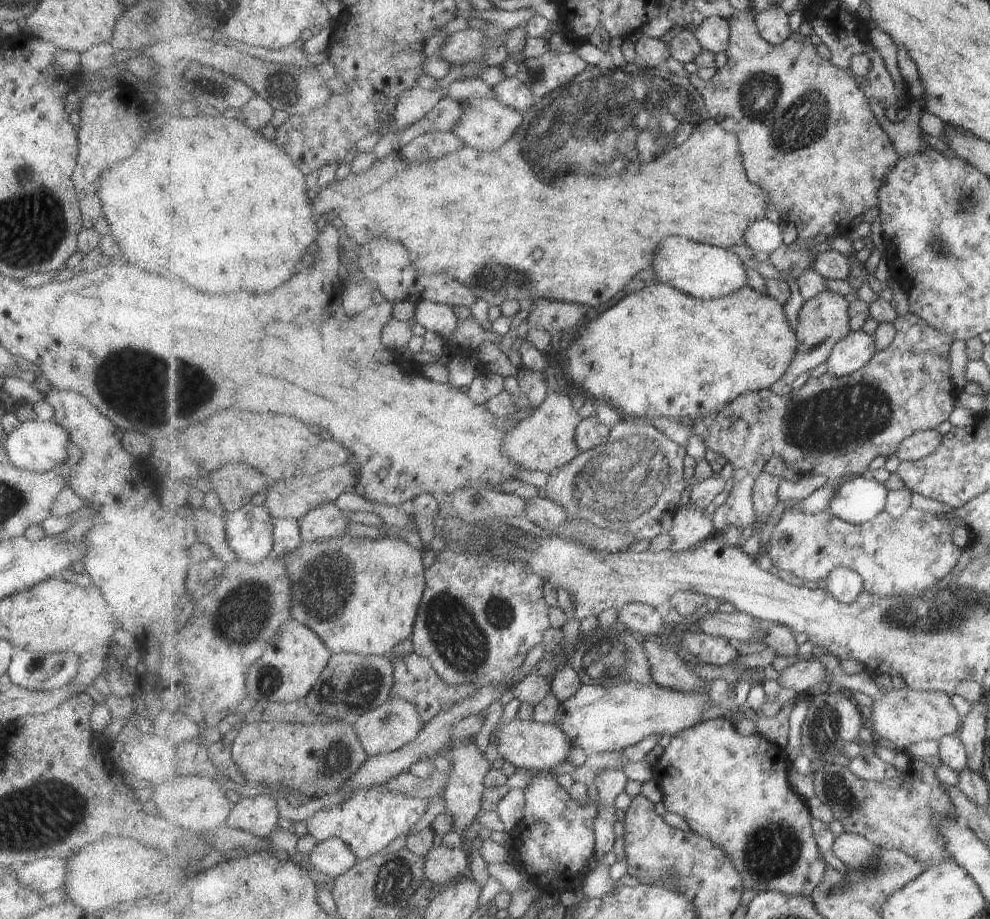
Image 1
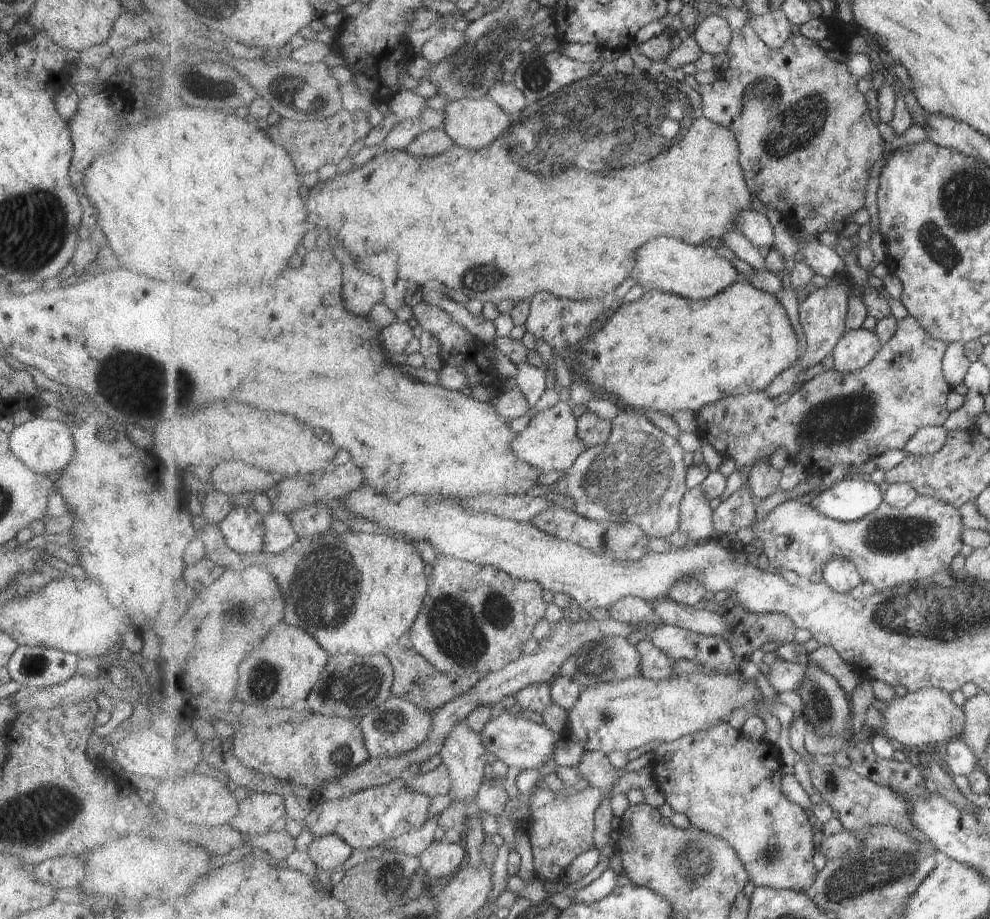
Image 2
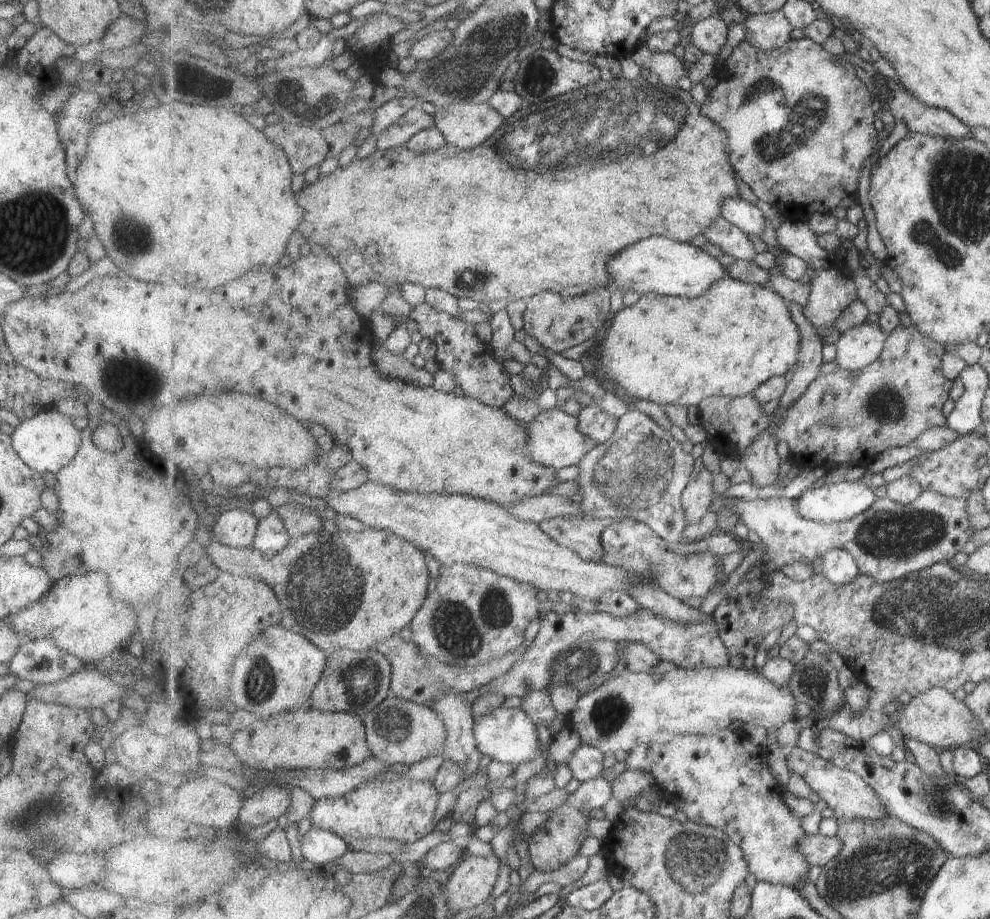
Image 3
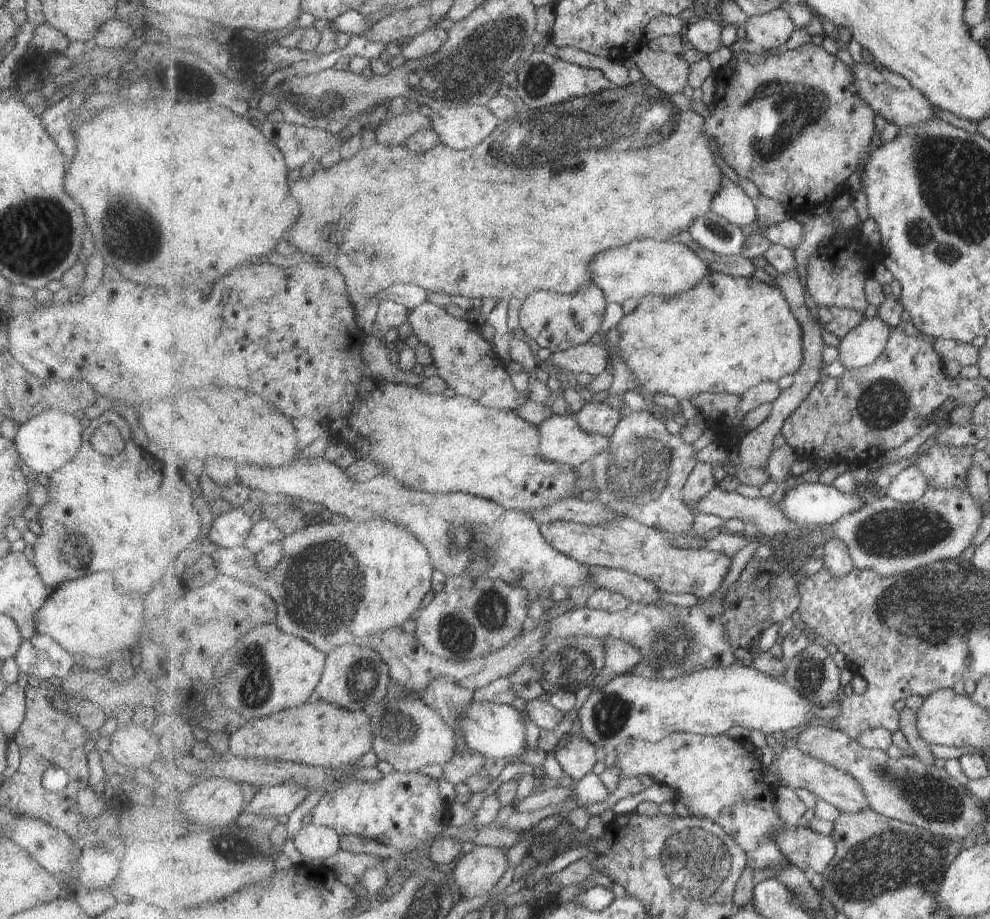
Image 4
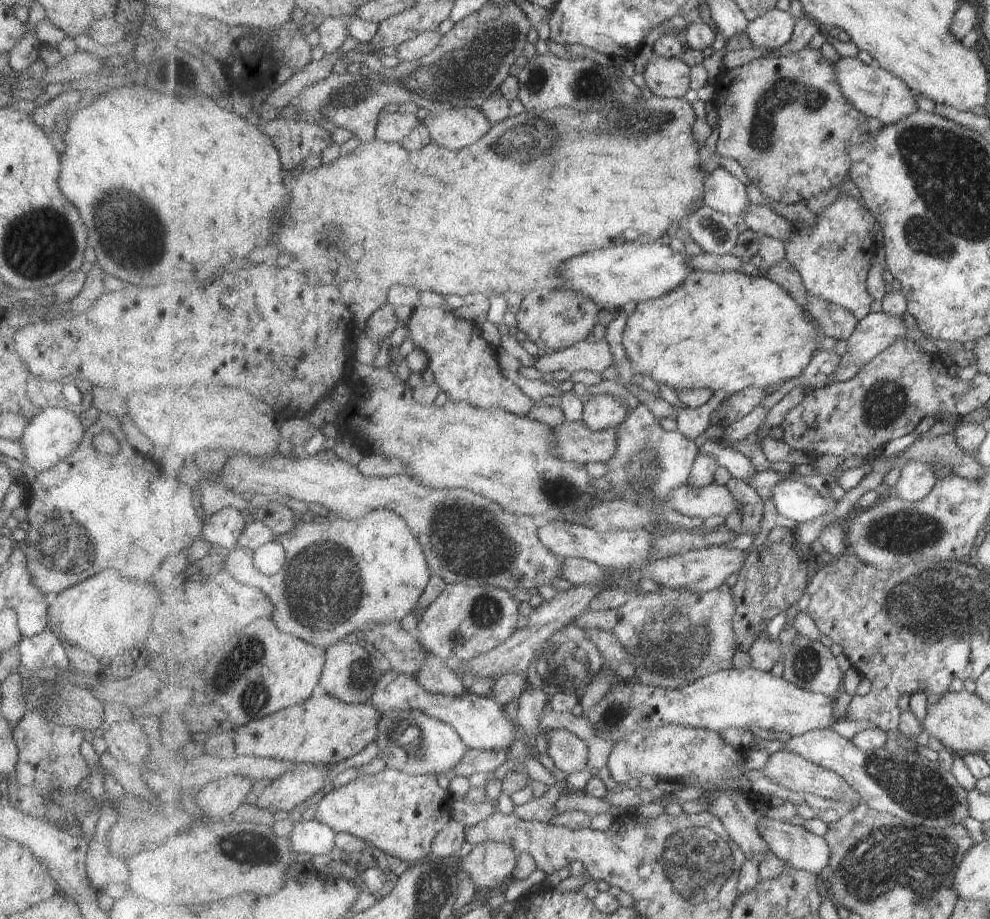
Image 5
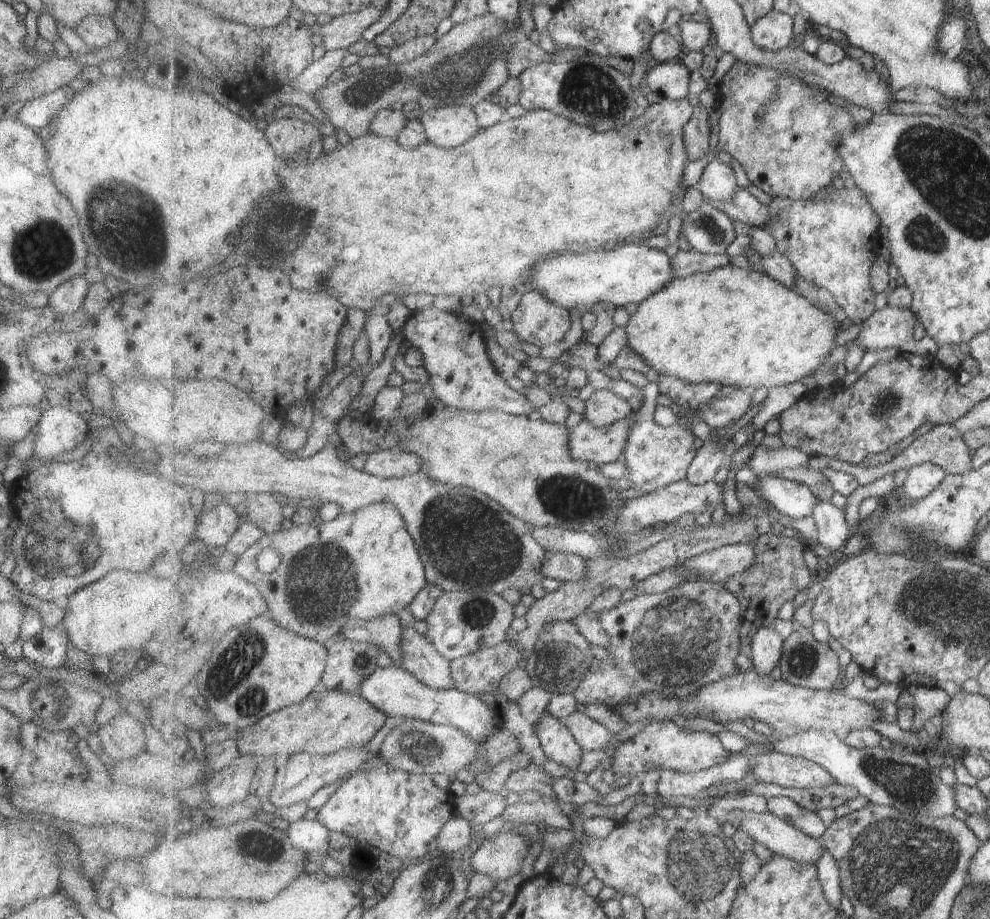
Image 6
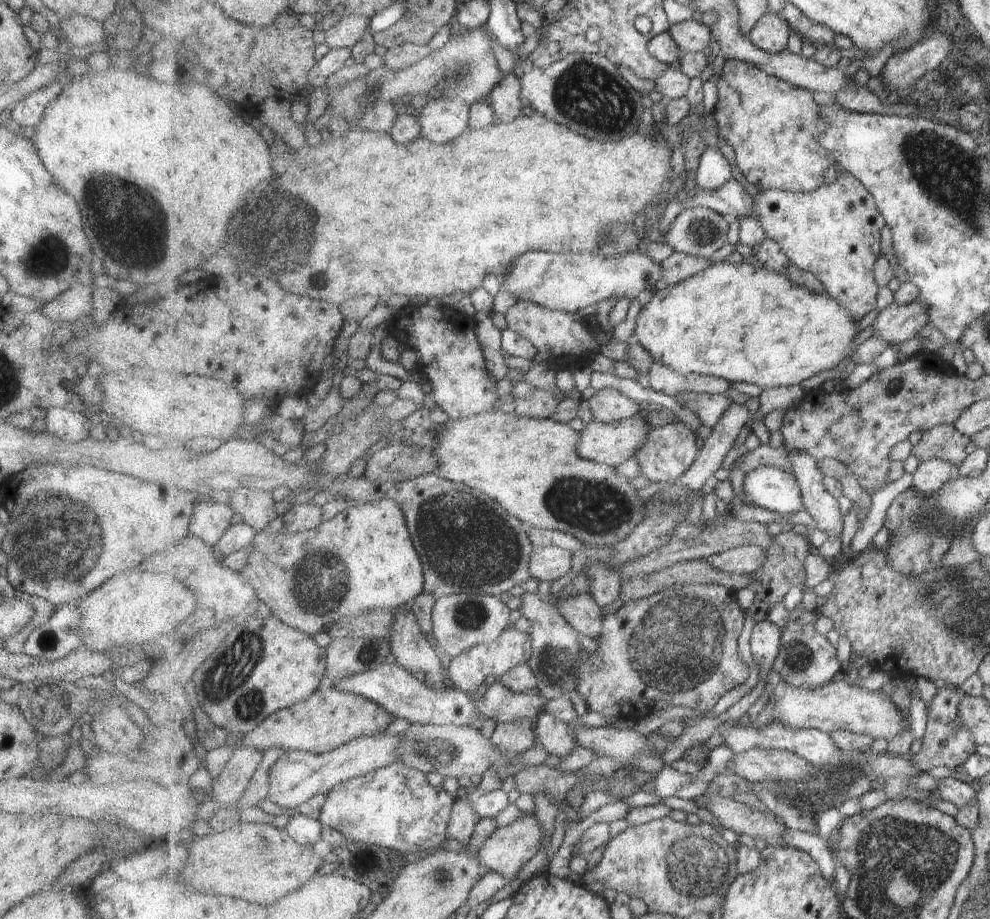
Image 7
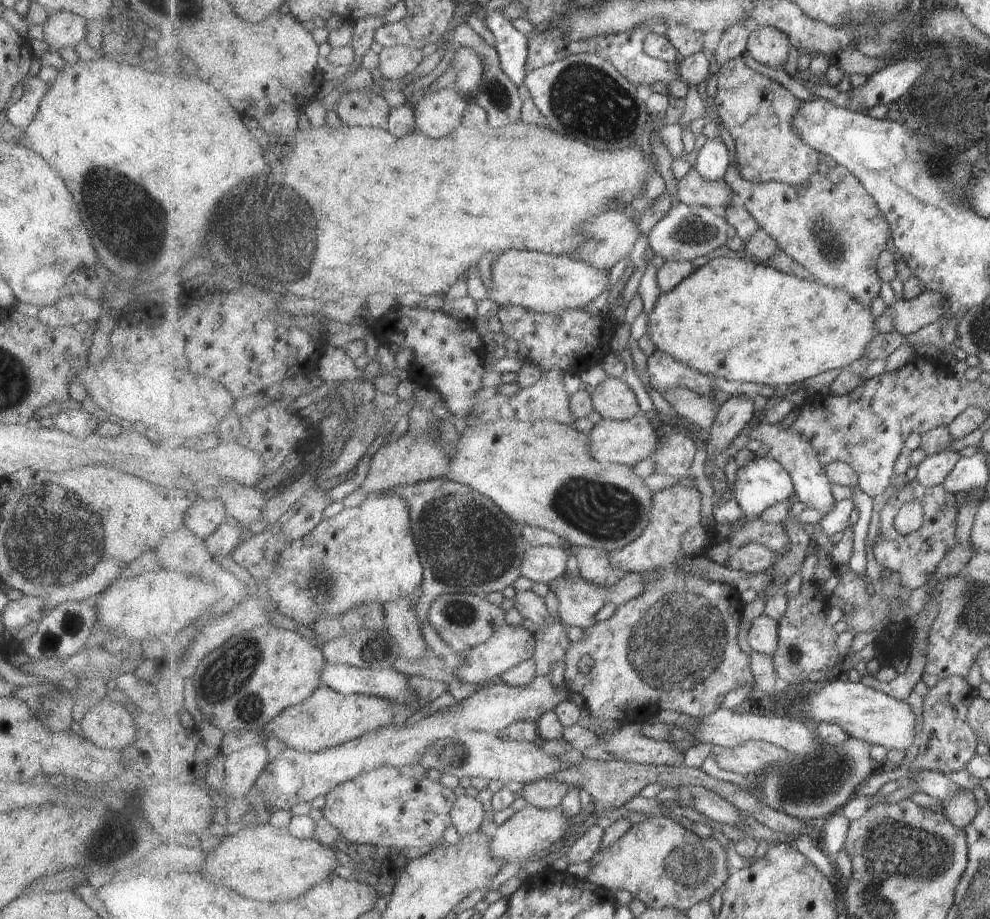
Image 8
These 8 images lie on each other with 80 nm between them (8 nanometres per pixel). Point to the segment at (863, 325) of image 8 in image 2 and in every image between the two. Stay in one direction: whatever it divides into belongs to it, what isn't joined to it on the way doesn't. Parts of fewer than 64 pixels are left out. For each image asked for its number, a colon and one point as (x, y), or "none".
2: (666, 353)
3: (668, 350)
4: (728, 335)
5: (729, 331)
6: (734, 326)
7: (749, 325)

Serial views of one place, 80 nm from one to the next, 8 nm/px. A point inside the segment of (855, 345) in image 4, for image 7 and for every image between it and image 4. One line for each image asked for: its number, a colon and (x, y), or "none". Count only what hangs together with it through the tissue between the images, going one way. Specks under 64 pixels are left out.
5: (876, 333)
6: (890, 327)
7: (897, 323)

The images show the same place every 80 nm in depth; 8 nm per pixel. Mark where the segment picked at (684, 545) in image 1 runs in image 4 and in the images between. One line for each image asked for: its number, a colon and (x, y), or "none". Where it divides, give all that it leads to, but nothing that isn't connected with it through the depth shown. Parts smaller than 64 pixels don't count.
2: (696, 518)
3: (697, 498)
4: (701, 482)

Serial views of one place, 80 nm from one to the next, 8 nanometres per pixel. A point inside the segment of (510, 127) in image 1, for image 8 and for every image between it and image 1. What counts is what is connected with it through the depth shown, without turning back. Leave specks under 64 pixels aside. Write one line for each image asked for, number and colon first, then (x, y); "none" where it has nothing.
2: (474, 124)
3: (466, 125)
4: (462, 127)
5: (456, 127)
6: (449, 126)
7: (442, 120)
8: (436, 114)

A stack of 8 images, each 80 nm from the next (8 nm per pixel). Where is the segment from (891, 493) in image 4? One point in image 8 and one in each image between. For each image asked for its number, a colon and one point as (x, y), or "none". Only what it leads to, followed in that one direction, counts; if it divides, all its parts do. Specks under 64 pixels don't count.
5: (916, 480)
6: (922, 480)
7: (931, 475)
8: (933, 471)

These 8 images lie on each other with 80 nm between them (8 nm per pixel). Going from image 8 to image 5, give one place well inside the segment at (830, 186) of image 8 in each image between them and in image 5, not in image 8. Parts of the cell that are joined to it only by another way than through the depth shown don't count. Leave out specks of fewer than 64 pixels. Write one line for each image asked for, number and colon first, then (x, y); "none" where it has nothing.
5: (833, 257)
6: (829, 240)
7: (834, 232)

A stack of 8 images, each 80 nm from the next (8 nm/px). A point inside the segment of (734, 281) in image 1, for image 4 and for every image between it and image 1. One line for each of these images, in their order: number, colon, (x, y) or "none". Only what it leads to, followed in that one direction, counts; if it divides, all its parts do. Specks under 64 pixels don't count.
2: (669, 264)
3: (663, 266)
4: (648, 267)

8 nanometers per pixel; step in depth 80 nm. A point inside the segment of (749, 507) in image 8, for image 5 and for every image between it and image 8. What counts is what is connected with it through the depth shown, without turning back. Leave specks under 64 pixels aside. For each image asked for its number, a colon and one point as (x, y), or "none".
5: (794, 500)
6: (795, 500)
7: (776, 489)

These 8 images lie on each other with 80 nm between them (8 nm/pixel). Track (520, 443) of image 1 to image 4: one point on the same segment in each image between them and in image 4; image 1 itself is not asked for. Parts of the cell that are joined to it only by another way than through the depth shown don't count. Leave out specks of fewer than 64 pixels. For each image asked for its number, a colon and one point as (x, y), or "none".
2: (551, 441)
3: (555, 441)
4: (561, 439)

